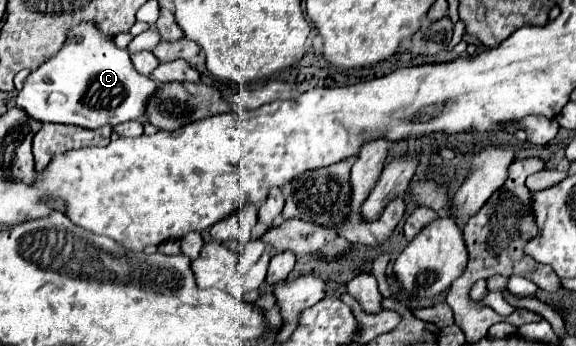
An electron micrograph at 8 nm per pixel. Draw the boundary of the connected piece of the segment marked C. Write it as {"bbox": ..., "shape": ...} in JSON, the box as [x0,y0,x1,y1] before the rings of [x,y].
{"bbox":[16,21,156,129],"shape":[[[94,21],[74,25],[68,31],[64,47],[28,75],[16,97],[16,107],[40,123],[64,123],[84,129],[118,125],[144,119],[146,97],[154,93],[156,83],[134,71],[126,49],[118,49],[114,39],[104,35]]]}

